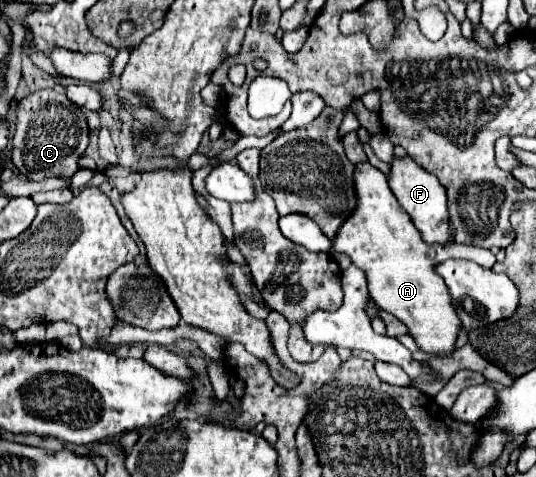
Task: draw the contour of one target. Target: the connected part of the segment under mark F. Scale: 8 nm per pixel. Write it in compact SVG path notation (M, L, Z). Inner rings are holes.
M409 156L395 158L391 164L389 188L393 190L399 206L403 208L403 212L409 214L411 222L421 232L421 236L427 244L447 244L451 240L447 194L445 194L445 188L439 184L439 180L433 174L425 172L419 164L413 164L413 160Z

